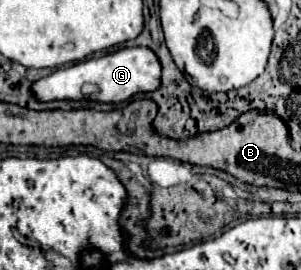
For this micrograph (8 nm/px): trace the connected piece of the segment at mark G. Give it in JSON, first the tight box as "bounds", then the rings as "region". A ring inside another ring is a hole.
{"bounds":[31,48,161,104],"region":[[[123,48],[99,58],[91,58],[69,68],[59,68],[49,76],[39,78],[31,84],[31,92],[39,102],[53,102],[53,100],[97,100],[103,104],[125,102],[135,94],[151,92],[159,86],[161,66],[155,54],[147,48]]]}

